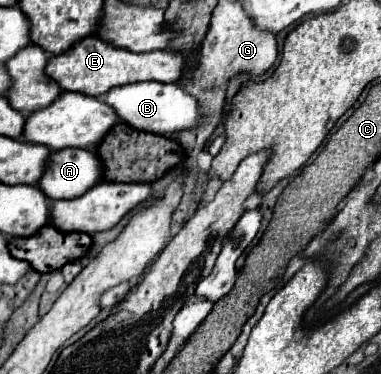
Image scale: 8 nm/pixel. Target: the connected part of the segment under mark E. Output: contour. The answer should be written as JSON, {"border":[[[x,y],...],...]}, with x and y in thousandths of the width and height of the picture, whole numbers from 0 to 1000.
{"border":[[[241,94],[226,99],[226,110],[194,120],[194,131],[184,131],[178,142],[136,152],[131,174],[121,179],[121,195],[142,206],[142,217],[152,217],[168,243],[199,243],[199,249],[262,259],[299,233],[362,222],[362,217],[462,222],[472,217],[483,184],[488,184],[488,147],[478,136],[420,131],[394,142],[352,142],[320,126],[299,126],[294,115],[278,115],[273,104]]]}

